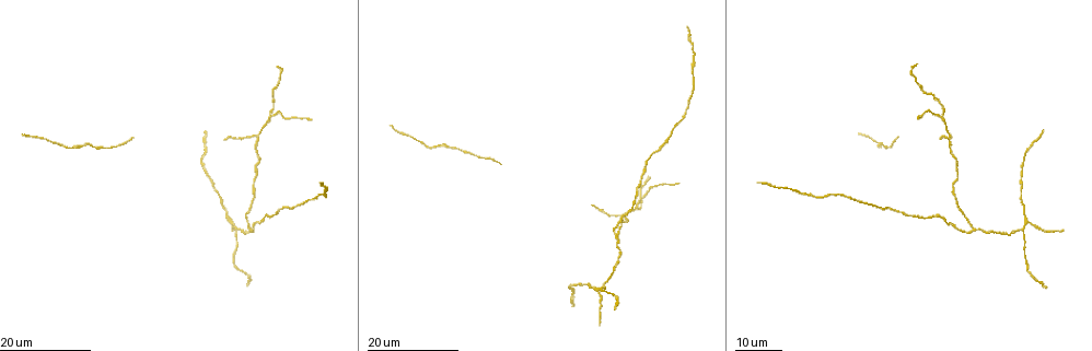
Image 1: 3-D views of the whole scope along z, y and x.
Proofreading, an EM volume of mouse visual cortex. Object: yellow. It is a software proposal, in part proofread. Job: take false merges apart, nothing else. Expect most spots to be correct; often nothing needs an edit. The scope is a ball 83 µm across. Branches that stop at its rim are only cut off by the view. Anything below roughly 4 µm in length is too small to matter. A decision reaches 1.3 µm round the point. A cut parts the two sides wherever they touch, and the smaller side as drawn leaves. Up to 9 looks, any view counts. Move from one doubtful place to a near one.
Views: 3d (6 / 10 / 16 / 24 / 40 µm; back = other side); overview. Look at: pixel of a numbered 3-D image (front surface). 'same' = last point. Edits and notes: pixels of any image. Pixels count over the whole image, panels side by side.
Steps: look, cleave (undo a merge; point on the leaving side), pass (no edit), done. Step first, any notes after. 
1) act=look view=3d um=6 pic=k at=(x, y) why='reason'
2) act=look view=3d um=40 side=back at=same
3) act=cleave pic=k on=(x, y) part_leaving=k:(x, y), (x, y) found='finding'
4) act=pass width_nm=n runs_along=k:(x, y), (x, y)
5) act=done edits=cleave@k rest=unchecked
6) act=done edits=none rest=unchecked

act=look view=3d um=16 pic=1 at=(941, 114) why='branch point'

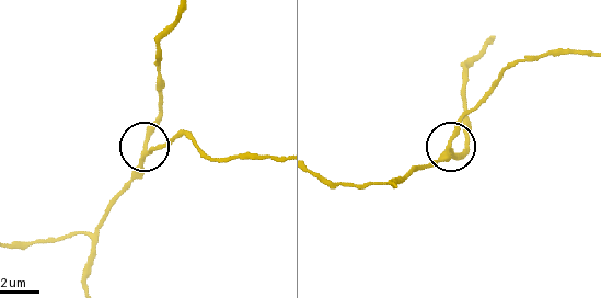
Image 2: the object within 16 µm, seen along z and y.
act=look view=3d um=10 pic=2 at=(449, 147)

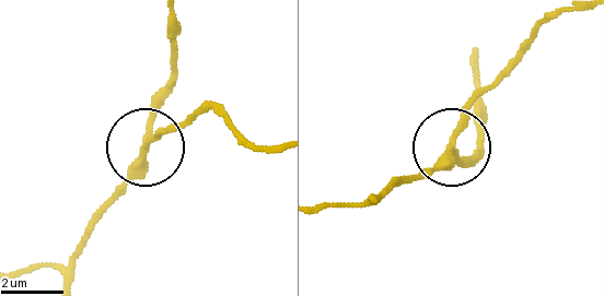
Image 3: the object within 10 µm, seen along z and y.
act=pass width_nm=200 runs_along=3:(64, 279), (92, 215), (144, 142), (178, 125) found='one neuron here'

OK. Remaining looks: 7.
act=look view=3d um=16 pic=1 at=(950, 134) why='arms part here'

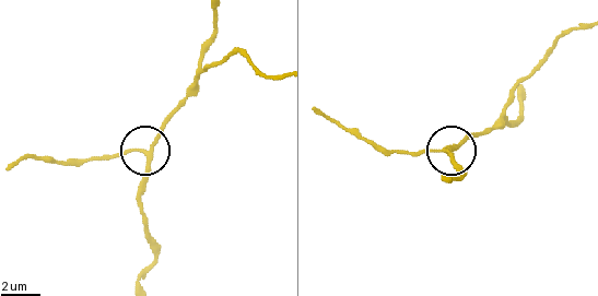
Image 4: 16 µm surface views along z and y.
act=look view=3d um=10 pic=4 at=(150, 150)

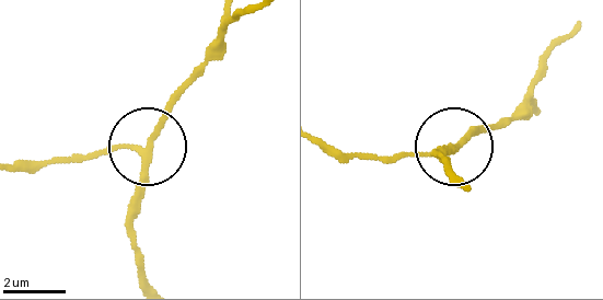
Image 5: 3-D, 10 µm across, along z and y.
act=pass width_nm=190 found='one neuron here'

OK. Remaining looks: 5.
act=look view=3d um=24 pic=1 at=(249, 227) why='branch point'

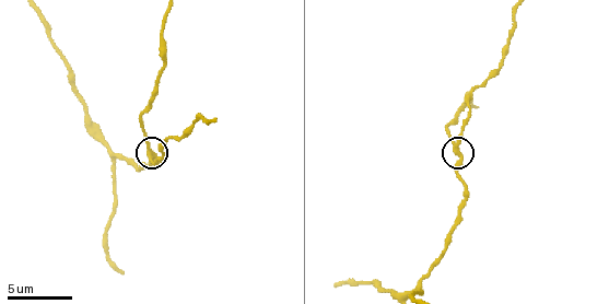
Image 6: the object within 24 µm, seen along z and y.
act=look view=3d um=10 pic=6 at=(456, 150)

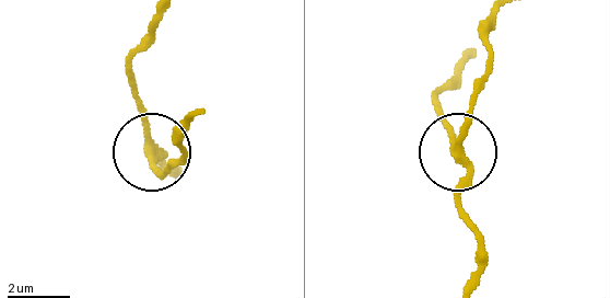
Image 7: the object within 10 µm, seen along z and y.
act=pass arms=3 runs_along=7:(468, 52), (434, 96), (466, 180), (457, 217) found='continuous, no second neuron'

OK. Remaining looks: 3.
act=look view=3d um=24 pic=1 at=(1027, 220) why='three arms meet'

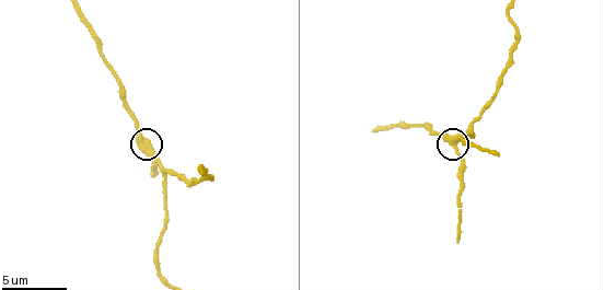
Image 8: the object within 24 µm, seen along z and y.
act=look view=3d um=10 pic=8 at=(456, 142) why='zoom in'

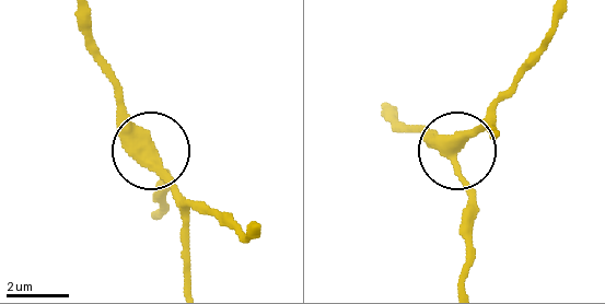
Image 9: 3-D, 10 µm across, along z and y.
act=pass width_nm=390 runs_along=9:(257, 226), (178, 196), (148, 151), (163, 200) found='all the same neuron'

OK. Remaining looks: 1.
act=done edits=none rest=unchecked

